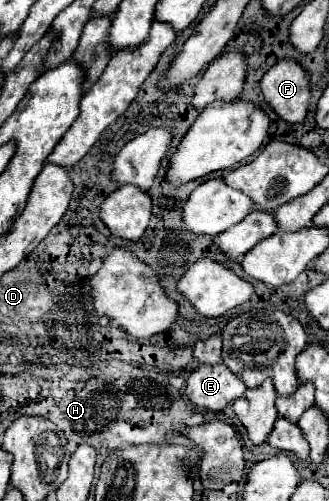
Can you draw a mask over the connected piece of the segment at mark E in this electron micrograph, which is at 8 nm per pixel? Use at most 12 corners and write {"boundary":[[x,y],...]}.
{"boundary":[[223,363],[199,365],[185,395],[197,409],[223,411],[245,385]]}

